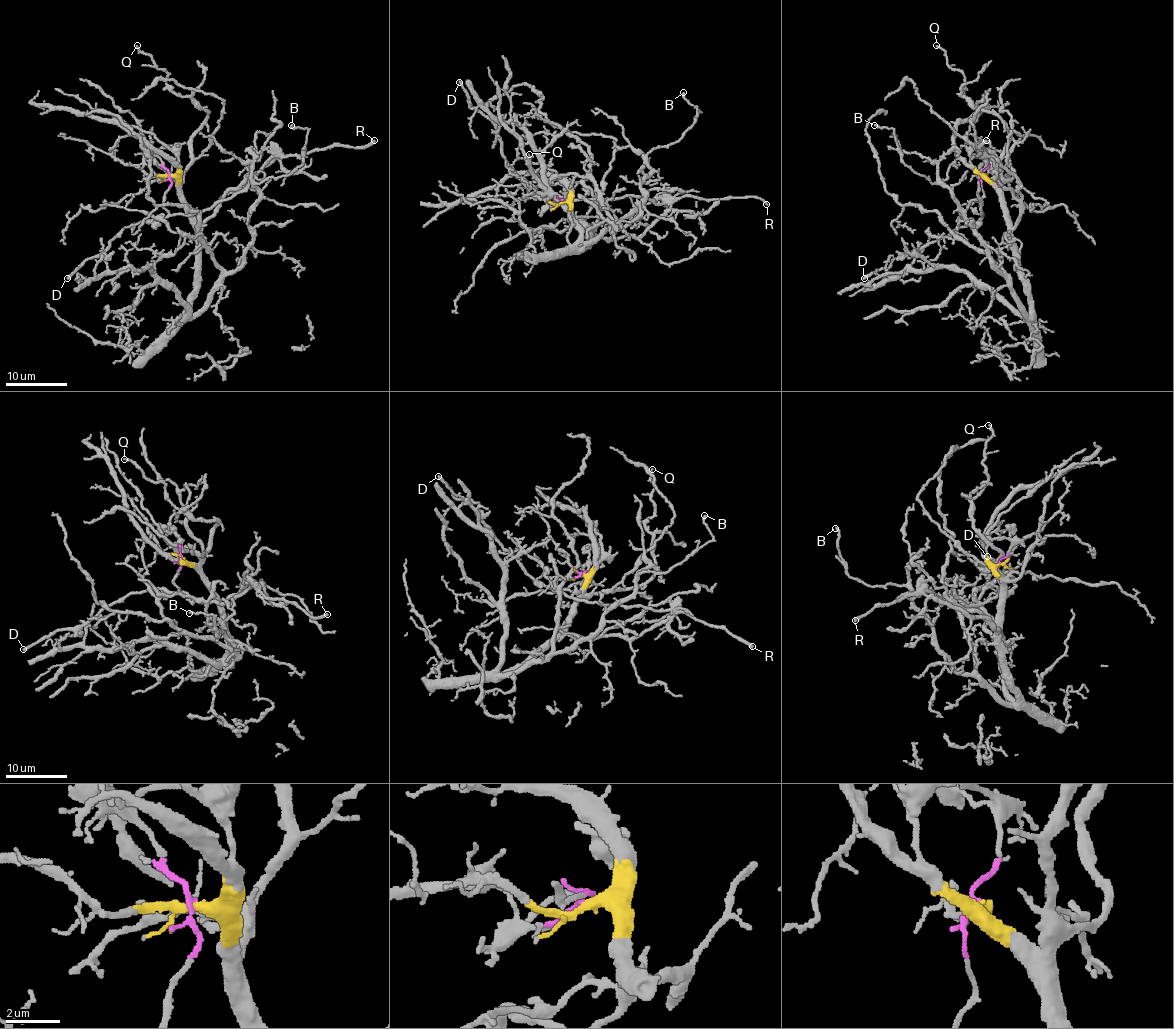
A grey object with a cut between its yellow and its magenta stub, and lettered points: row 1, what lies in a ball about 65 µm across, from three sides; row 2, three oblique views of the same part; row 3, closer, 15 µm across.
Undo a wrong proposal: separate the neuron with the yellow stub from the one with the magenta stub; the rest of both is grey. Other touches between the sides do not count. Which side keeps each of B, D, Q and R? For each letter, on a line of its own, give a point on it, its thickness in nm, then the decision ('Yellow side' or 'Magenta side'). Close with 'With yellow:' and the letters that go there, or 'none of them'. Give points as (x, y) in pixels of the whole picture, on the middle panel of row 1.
B: Place: (683, 92). Thickness 200 nm. Yellow side
D: Place: (459, 82). Thickness 260 nm. Magenta side
Q: Place: (529, 154). Thickness 150 nm. Yellow side
R: Place: (766, 204). Thickness 220 nm. Magenta side
With yellow: B, Q

